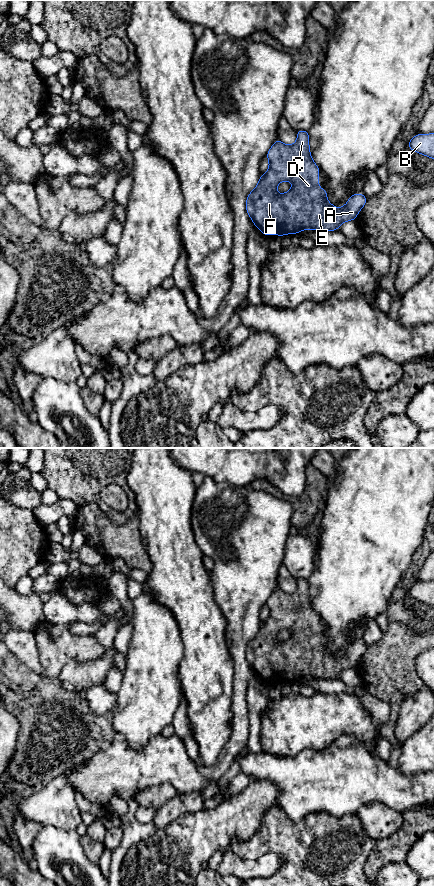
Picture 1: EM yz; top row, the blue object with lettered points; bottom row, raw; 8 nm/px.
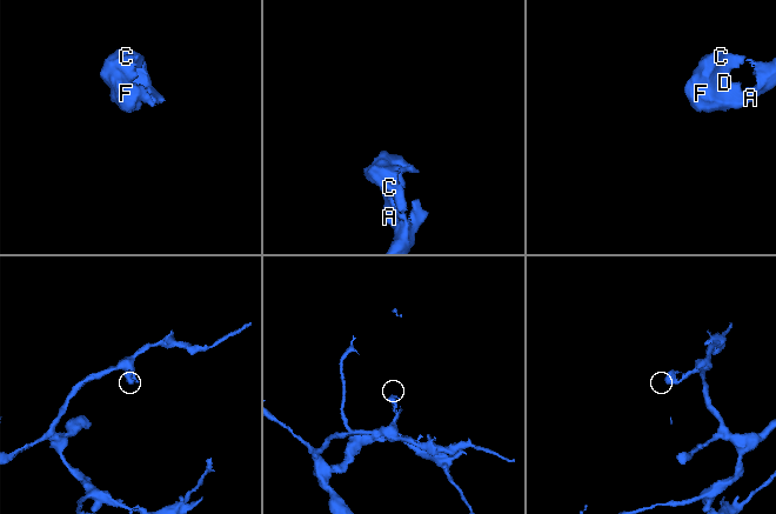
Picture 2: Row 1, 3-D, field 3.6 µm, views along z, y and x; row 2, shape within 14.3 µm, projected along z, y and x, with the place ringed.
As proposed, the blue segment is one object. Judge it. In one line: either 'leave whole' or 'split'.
leave whole

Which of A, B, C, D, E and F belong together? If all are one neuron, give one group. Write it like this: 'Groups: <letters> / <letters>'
Groups: A B C D E F

